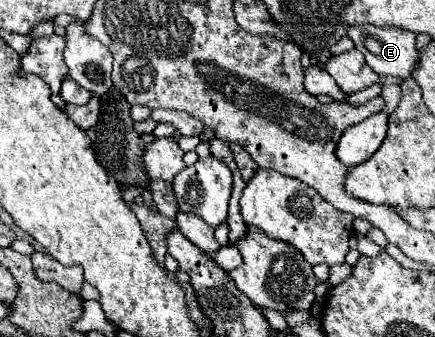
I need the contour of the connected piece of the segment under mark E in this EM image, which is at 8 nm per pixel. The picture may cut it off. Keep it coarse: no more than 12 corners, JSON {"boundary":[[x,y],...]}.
{"boundary":[[348,27],[378,75],[408,79],[416,35],[400,27]]}

